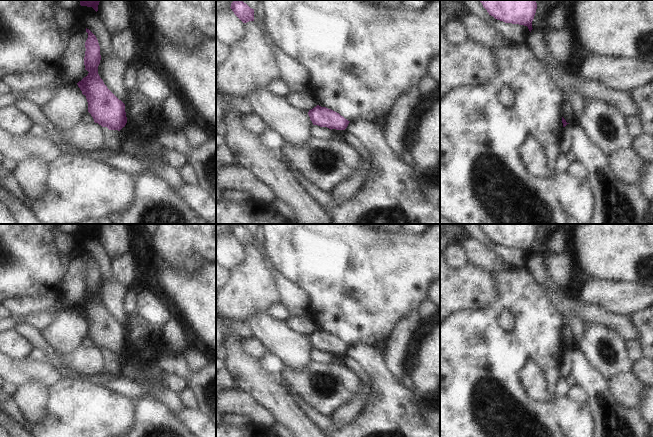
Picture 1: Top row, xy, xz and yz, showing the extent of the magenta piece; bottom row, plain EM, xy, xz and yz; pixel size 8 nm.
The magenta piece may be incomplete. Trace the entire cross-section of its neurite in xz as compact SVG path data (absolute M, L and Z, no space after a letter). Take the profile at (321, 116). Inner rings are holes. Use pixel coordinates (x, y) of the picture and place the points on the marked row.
M319 105L309 110L308 115L313 125L327 127L331 130L345 130L350 122L339 113Z

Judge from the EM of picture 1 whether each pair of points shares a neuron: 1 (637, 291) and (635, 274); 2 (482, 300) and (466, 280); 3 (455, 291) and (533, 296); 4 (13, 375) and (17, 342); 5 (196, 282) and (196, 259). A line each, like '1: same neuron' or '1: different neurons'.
1: different neurons
2: same neuron
3: different neurons
4: different neurons
5: different neurons

